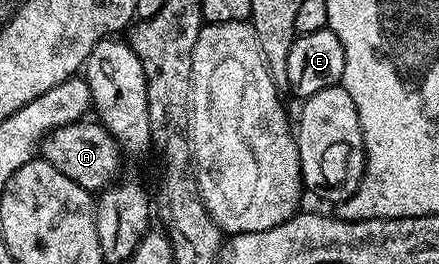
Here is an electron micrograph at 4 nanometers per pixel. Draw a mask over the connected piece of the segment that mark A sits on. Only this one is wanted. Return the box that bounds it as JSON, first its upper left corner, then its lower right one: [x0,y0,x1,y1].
[38,121,122,193]

